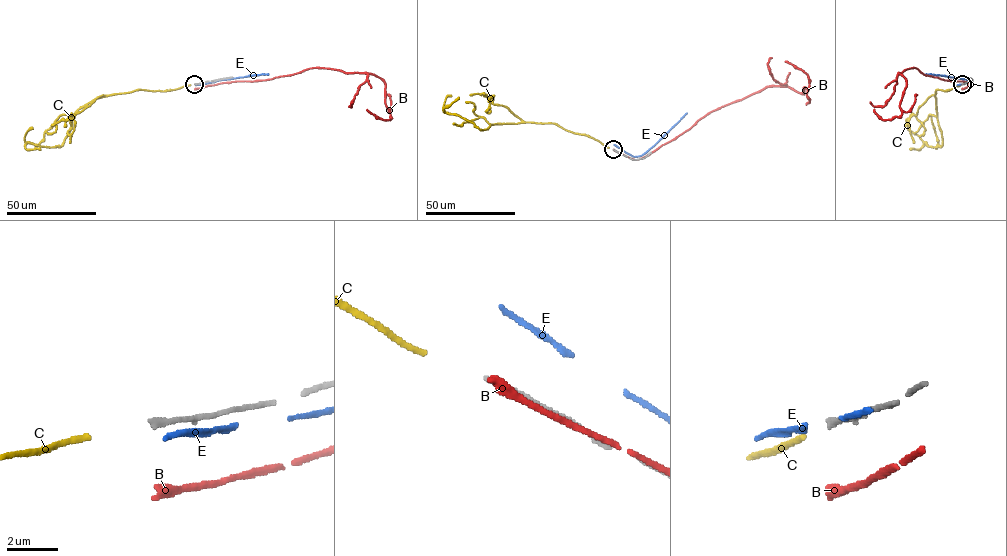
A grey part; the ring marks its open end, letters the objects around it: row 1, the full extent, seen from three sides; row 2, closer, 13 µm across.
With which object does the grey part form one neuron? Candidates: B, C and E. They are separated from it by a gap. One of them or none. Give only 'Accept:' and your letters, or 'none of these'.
Accept: C

